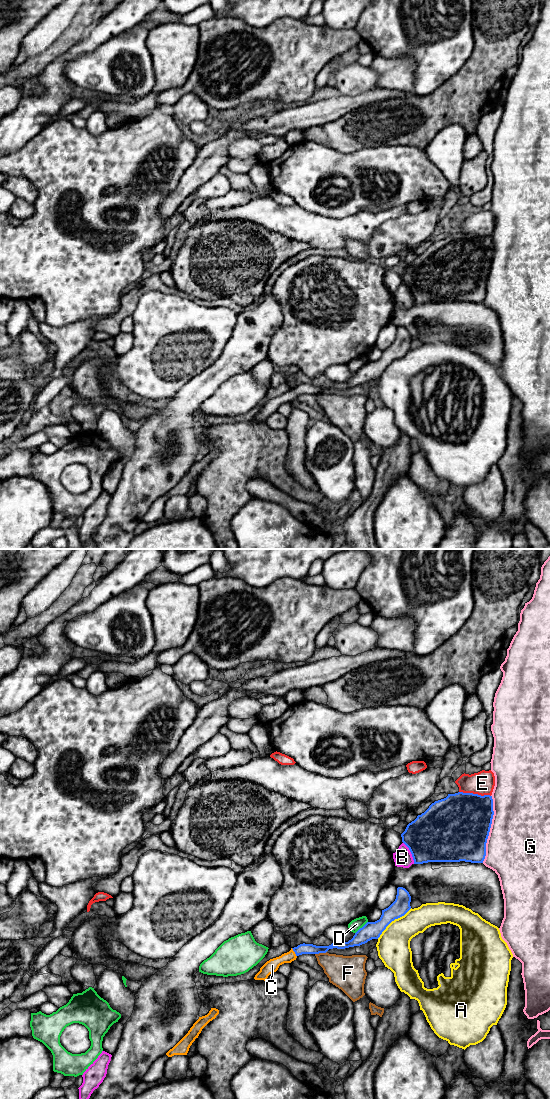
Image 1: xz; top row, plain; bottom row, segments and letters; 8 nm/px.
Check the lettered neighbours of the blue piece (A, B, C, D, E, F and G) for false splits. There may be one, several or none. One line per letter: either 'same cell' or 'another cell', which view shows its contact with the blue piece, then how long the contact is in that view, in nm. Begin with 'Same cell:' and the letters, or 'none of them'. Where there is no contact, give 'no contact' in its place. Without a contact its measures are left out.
Same cell: C
A: another cell | xz | 380 nm
B: another cell | xz | 200 nm
C: same cell | xz | 80 nm
D: another cell | xz | 140 nm
E: another cell | xz | 260 nm
F: another cell | xz | 100 nm
G: another cell | xz | 550 nm

